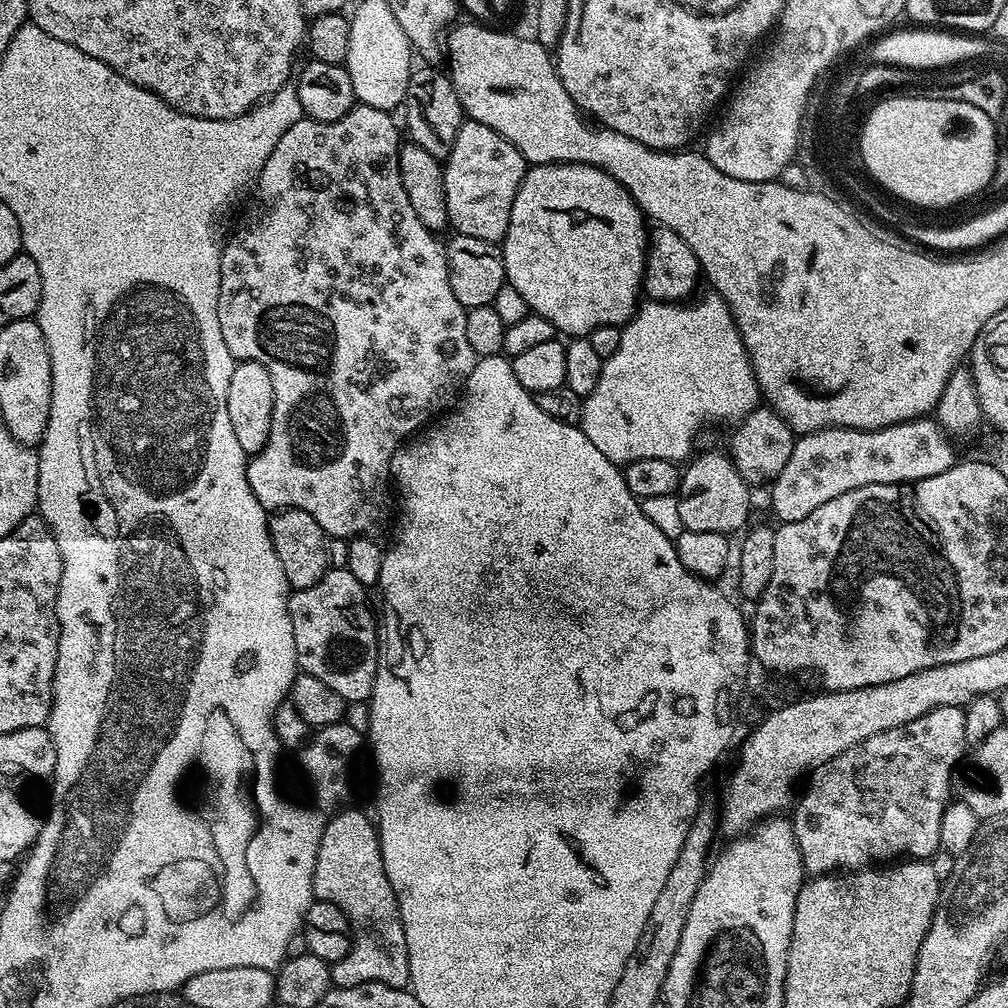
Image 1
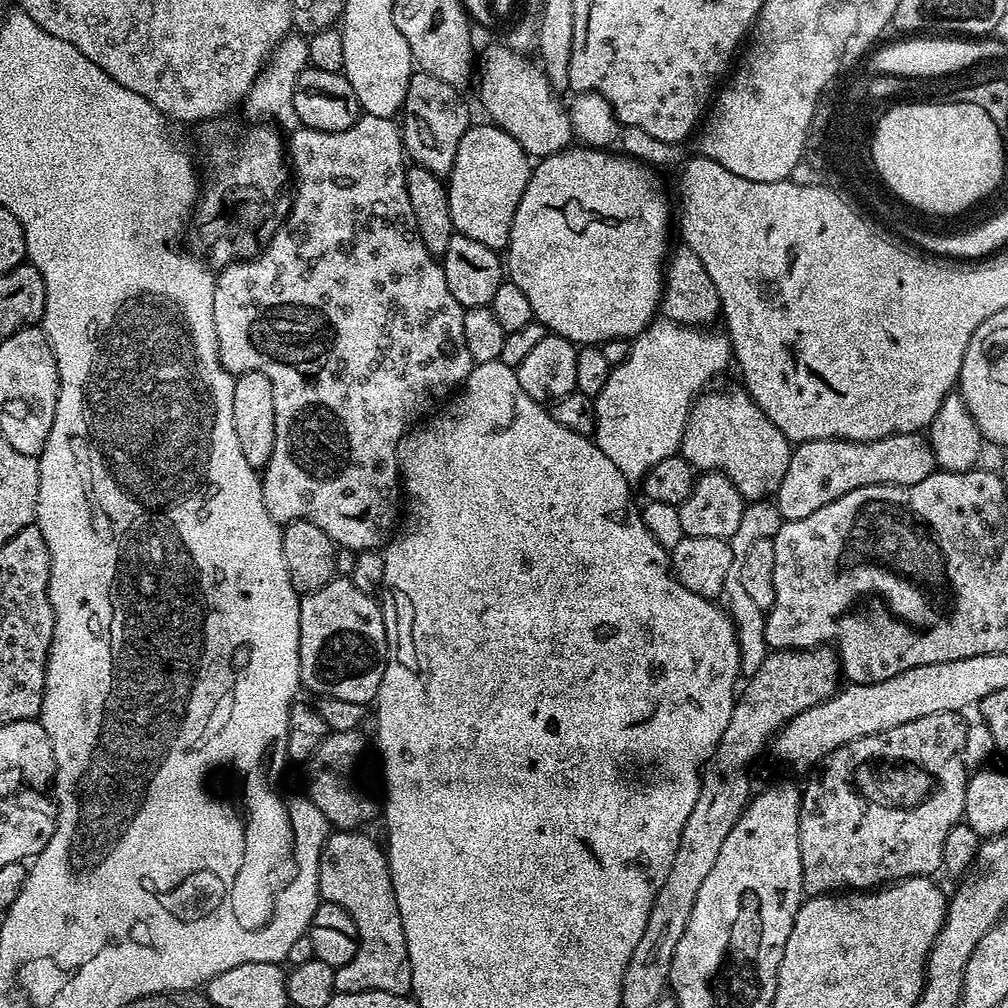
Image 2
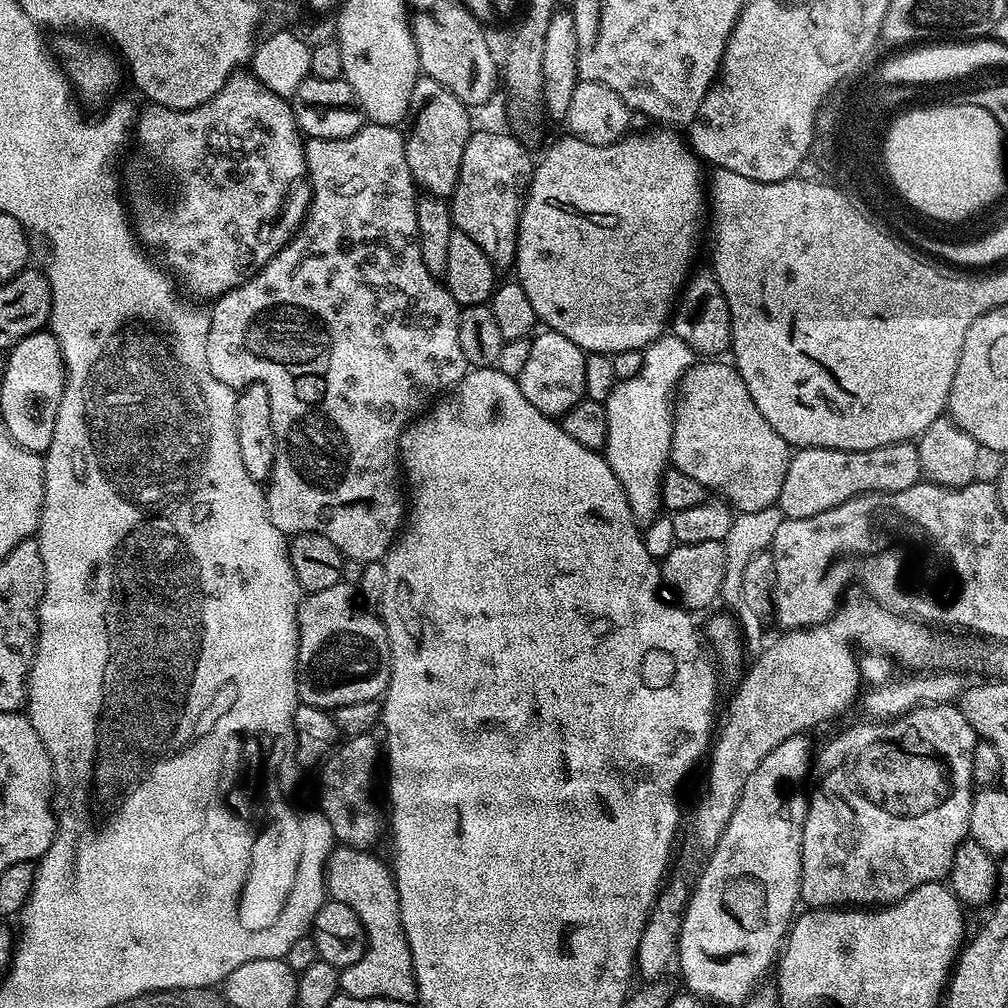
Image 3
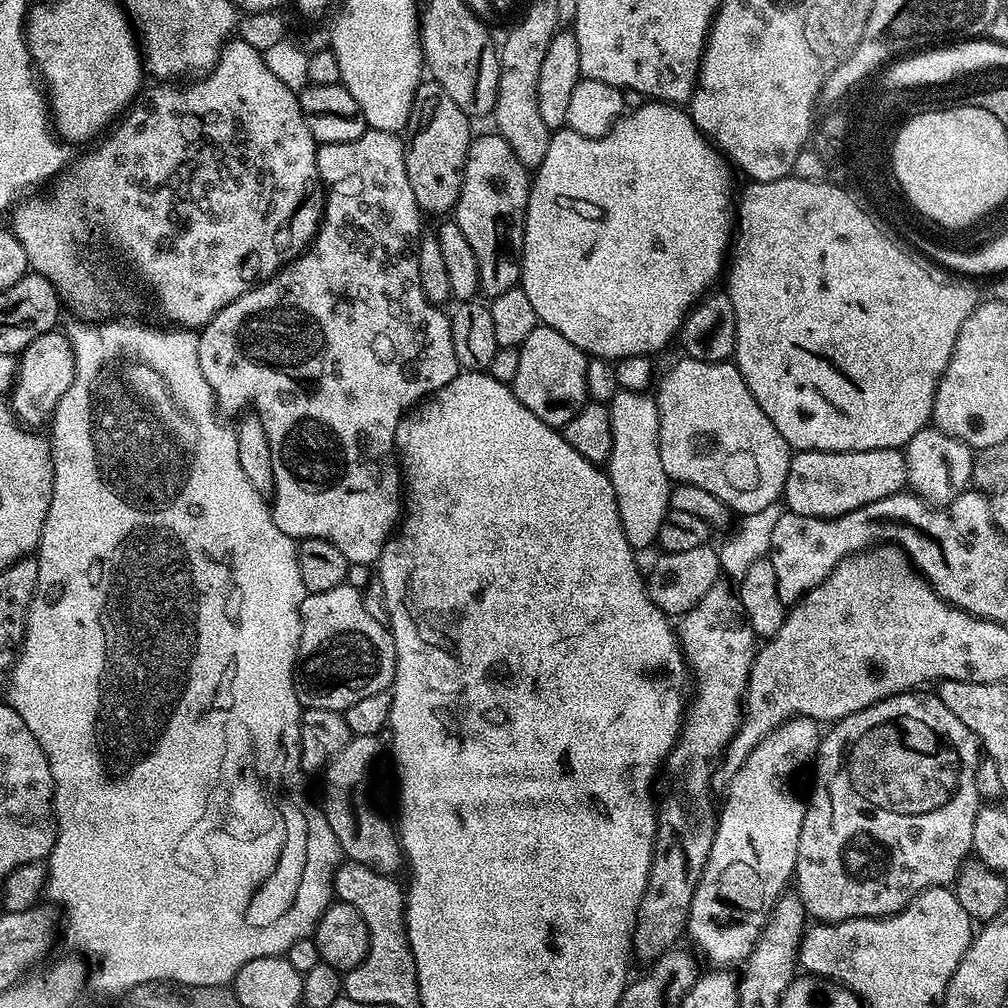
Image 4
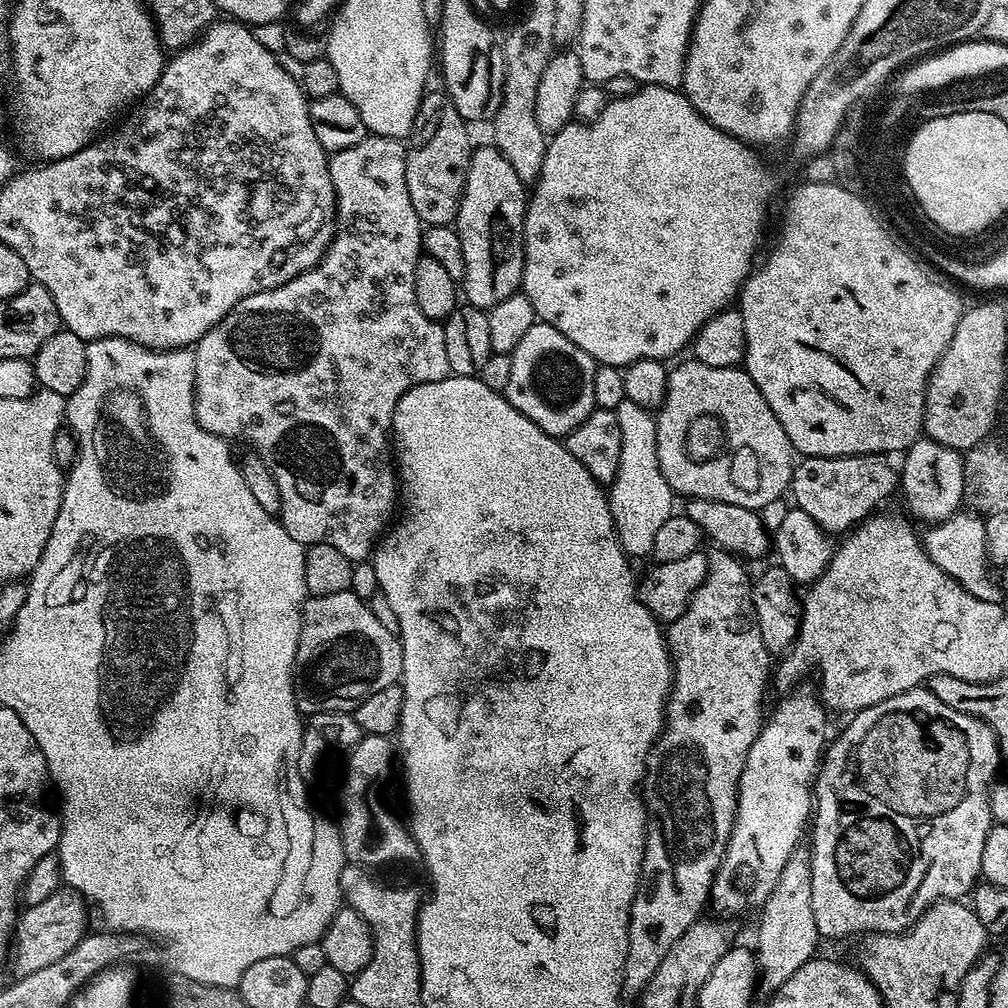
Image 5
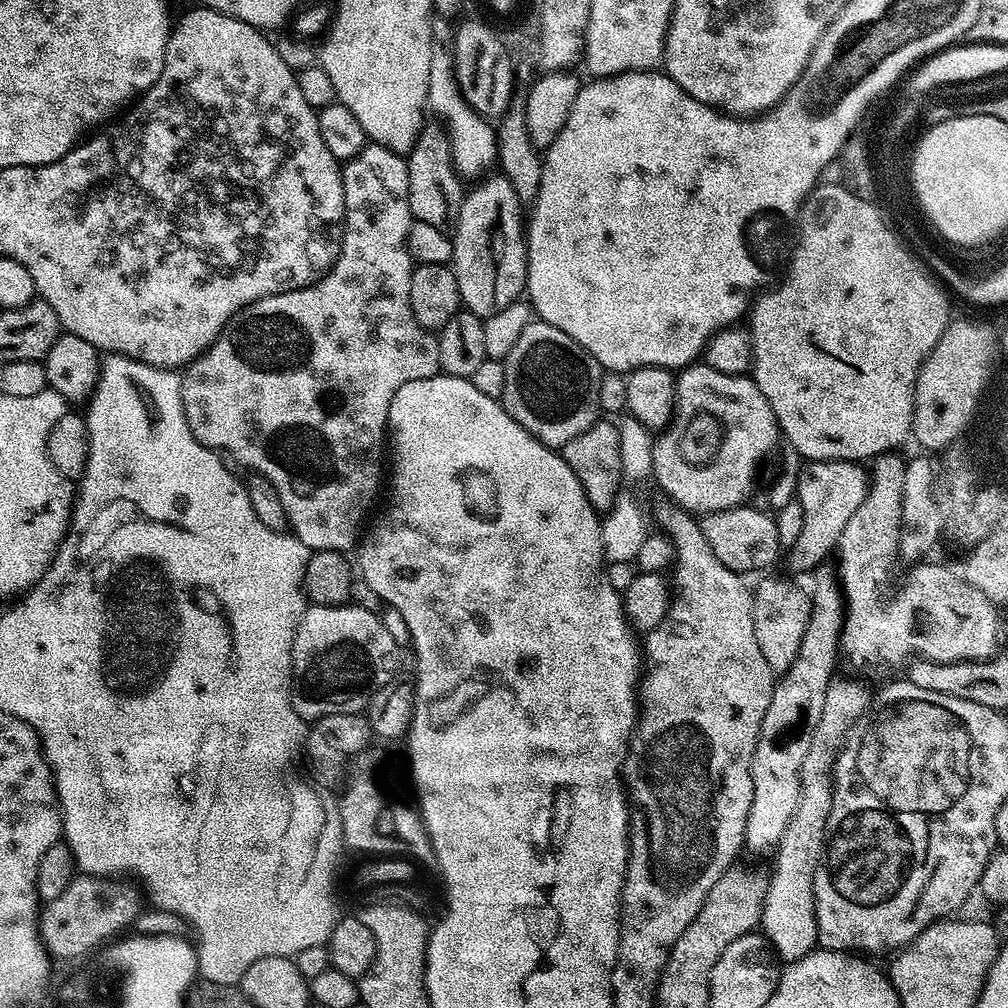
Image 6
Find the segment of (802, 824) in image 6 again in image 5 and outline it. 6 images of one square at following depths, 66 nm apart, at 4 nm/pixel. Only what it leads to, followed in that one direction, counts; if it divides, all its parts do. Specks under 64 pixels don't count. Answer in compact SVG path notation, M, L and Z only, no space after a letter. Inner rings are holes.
M796 850L788 861L782 866L782 874L770 890L763 908L759 909L760 925L756 928L756 946L754 953L756 957L756 966L758 969L758 988L761 992L775 994L780 987L785 984L794 974L794 970L801 968L807 960L813 959L817 955L816 943L822 940L819 930L814 926L814 910L810 902L810 877L812 877L812 868L808 865L808 856L802 851Z

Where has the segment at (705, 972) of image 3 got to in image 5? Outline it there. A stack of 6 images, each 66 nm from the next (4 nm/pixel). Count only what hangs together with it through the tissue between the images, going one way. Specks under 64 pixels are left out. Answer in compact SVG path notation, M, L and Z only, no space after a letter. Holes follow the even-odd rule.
M792 690L781 695L784 697L769 716L767 713L758 738L754 738L754 746L750 746L746 754L746 762L740 771L740 783L736 786L736 817L732 823L732 833L712 880L710 908L716 912L729 912L736 916L751 908L763 908L770 890L774 890L782 874L782 866L797 849L800 834L809 827L814 812L814 777L826 748L824 735L828 732L829 713L813 693L812 697L810 693L800 691Z

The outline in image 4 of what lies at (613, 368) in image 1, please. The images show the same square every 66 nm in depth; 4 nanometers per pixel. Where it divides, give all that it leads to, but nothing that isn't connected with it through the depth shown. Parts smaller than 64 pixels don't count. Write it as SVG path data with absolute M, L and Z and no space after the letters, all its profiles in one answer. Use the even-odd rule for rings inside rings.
M621 390L611 400L608 413L612 449L606 461L606 471L618 498L622 530L633 550L641 550L657 543L659 528L670 511L670 481L666 470L662 470L658 450L658 410L651 395Z

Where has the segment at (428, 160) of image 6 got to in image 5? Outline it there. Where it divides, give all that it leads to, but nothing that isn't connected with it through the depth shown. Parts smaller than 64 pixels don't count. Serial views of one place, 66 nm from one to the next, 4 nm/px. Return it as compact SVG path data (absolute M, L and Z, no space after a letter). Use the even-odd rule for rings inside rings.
M425 91L418 106L416 123L422 127L415 133L416 145L409 147L404 153L406 191L410 194L410 202L414 202L418 218L425 225L452 226L456 223L460 199L464 196L464 183L468 177L474 144L468 141L469 125L462 118L462 114L458 114L452 99L443 91L432 91Z

